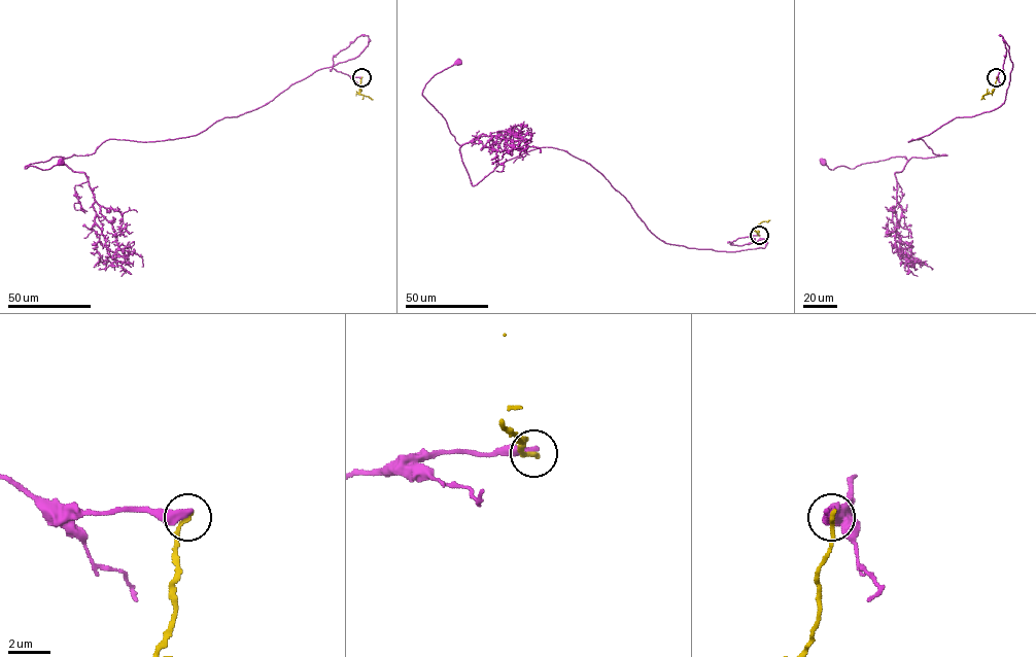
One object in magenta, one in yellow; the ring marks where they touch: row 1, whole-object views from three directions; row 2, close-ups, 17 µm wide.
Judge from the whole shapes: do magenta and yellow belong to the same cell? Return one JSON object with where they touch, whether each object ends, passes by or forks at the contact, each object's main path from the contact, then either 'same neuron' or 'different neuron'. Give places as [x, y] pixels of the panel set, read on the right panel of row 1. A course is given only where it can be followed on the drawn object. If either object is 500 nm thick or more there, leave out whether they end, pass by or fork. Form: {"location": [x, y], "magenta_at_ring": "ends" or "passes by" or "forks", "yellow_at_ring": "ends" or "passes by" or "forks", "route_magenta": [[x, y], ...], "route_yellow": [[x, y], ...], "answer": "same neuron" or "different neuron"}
{"location": [996, 77], "magenta_at_ring": "ends", "yellow_at_ring": "ends", "route_magenta": [[996, 77], [1001, 35], [1012, 66], [1004, 102], [908, 141], [946, 154], [851, 169], [823, 162]], "route_yellow": [[997, 77], [993, 92], [980, 100]], "answer": "different neuron"}

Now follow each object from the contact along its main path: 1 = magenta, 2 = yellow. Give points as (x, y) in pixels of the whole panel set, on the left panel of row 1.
1: (361, 77), (333, 58), (368, 36), (357, 56), (199, 134), (108, 139), (25, 167), (61, 162)
2: (361, 77), (357, 93), (373, 100)

